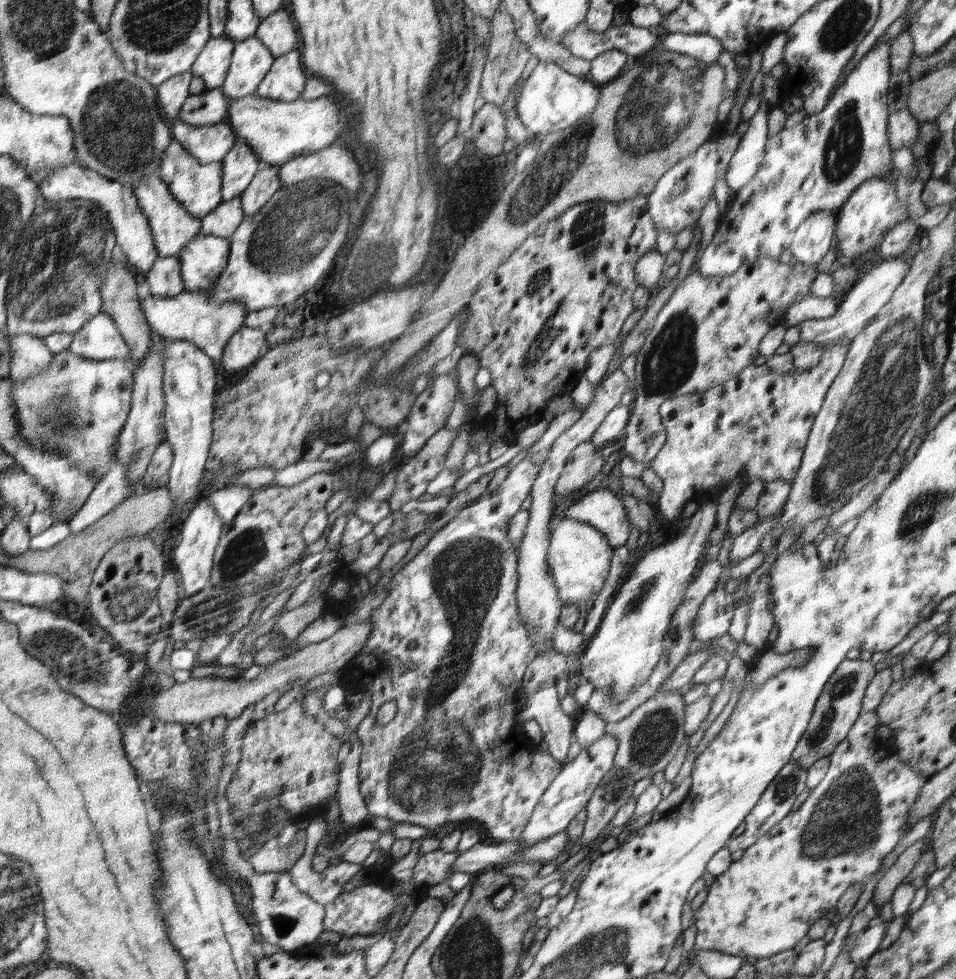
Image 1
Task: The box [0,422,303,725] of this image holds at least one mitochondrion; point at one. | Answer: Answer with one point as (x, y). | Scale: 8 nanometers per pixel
(83, 666)

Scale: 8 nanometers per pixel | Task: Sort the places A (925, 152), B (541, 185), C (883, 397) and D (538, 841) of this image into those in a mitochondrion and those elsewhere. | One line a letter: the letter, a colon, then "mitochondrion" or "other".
A: other
B: mitochondrion
C: mitochondrion
D: other

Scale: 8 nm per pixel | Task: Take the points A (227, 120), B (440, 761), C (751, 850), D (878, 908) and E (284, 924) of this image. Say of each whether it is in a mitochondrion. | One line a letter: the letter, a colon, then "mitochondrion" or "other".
A: other
B: mitochondrion
C: other
D: other
E: mitochondrion

